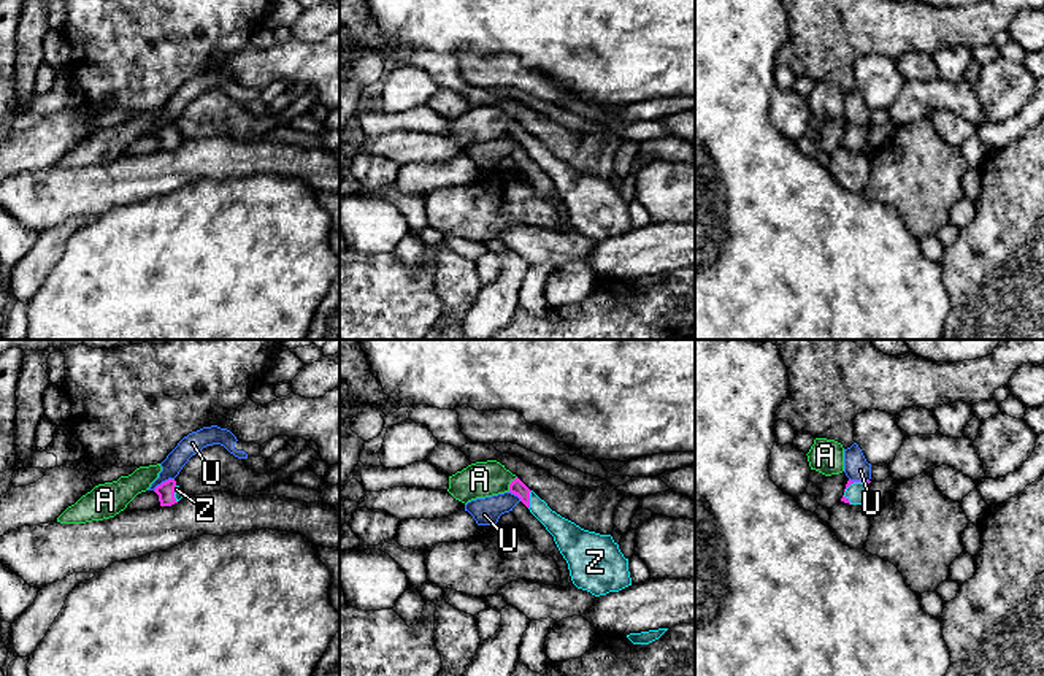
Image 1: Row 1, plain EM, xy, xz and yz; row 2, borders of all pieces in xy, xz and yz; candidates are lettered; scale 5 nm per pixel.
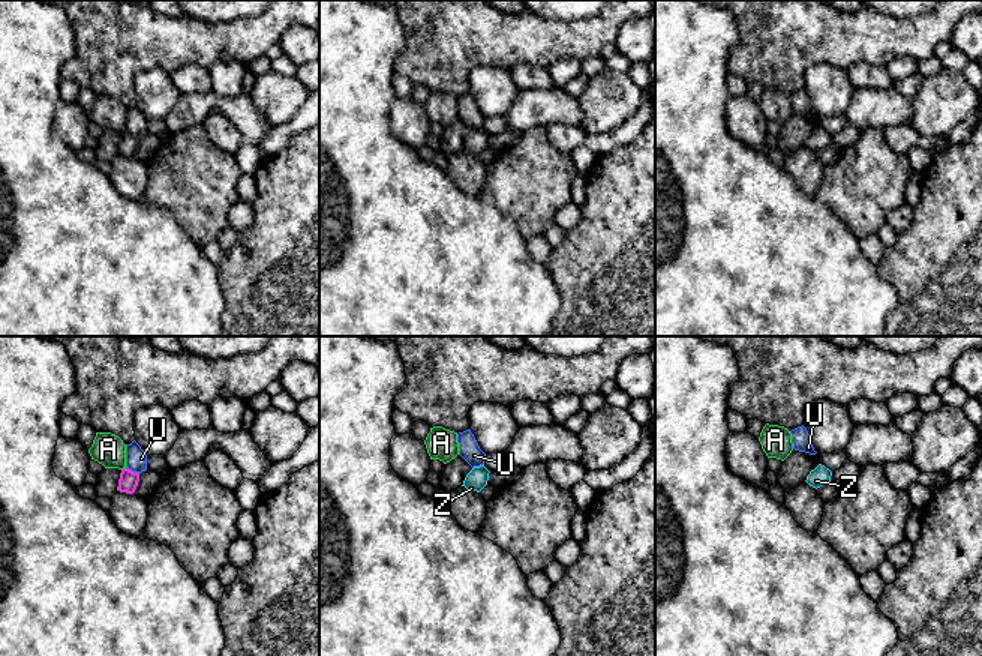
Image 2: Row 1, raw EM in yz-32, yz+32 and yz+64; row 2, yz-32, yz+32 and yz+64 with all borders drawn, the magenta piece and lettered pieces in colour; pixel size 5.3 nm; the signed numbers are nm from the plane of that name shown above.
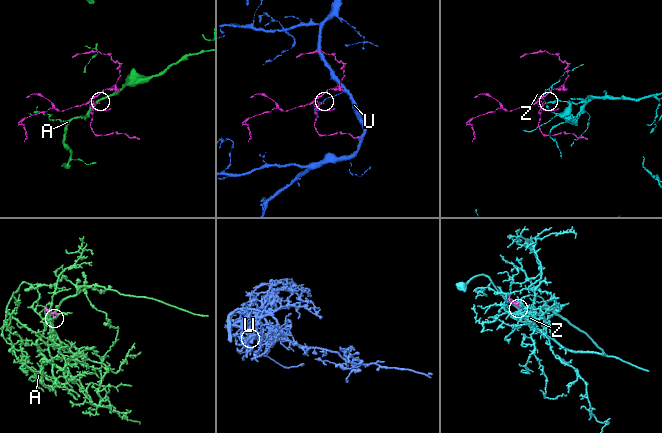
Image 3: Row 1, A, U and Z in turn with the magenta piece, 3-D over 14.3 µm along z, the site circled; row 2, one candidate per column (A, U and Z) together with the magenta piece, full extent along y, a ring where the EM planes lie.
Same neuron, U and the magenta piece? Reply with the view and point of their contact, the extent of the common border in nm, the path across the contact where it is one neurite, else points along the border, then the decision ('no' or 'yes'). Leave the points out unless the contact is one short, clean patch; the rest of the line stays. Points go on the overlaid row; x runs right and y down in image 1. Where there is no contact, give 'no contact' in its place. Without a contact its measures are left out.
xy (162, 483) | 120 nm | along xy (173, 478), (161, 483), (154, 491) | no

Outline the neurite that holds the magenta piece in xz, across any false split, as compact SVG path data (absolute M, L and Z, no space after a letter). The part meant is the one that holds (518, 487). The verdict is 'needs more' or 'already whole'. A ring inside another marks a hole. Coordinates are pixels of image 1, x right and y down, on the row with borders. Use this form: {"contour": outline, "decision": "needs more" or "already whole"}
{"contour": "M519 478L511 481L509 492L517 495L554 536L578 589L600 597L631 586L628 559L624 557L611 535L584 530L562 517Z", "decision": "needs more"}

